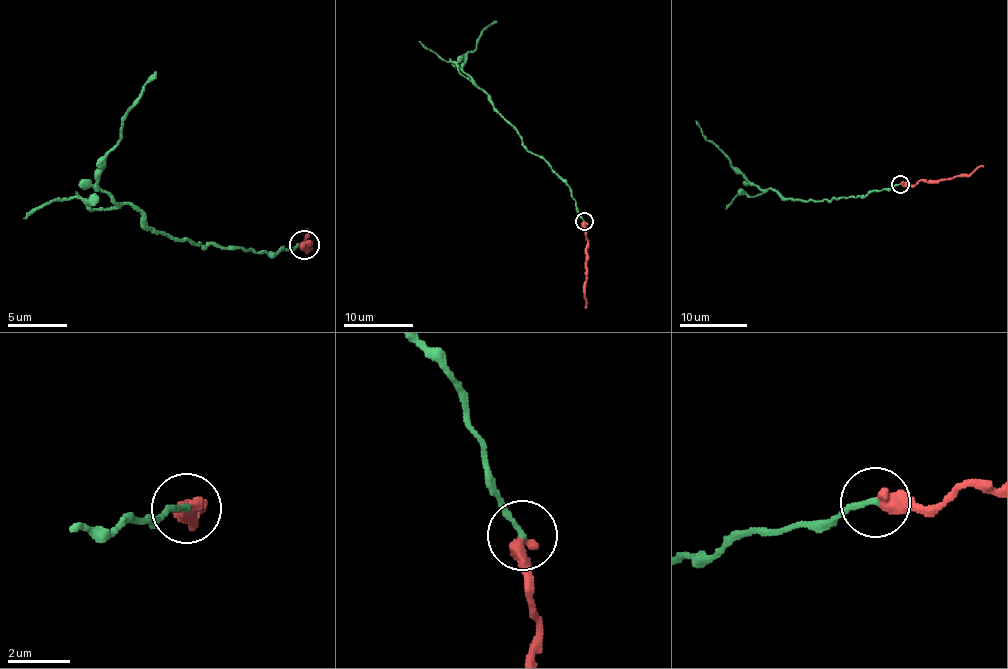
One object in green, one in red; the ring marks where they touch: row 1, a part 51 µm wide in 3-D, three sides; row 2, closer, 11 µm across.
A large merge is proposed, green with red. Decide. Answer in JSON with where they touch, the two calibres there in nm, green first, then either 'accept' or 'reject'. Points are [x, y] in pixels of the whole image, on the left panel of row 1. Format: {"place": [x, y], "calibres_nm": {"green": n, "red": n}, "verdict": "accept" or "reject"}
{"place": [304, 244], "calibres_nm": {"green": 170, "red": 500}, "verdict": "reject"}

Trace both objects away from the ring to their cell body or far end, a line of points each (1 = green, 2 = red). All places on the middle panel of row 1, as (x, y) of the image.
1: (583, 221), (571, 189), (522, 144), (517, 129), (463, 70), (465, 56), (496, 20)
2: (583, 221), (589, 242), (585, 308)

